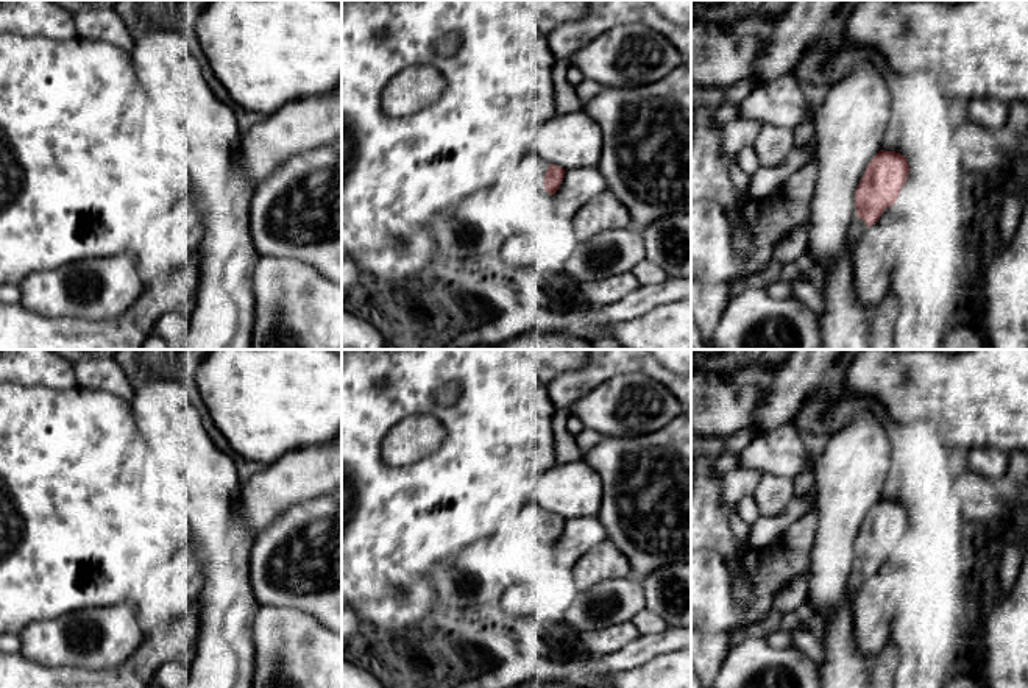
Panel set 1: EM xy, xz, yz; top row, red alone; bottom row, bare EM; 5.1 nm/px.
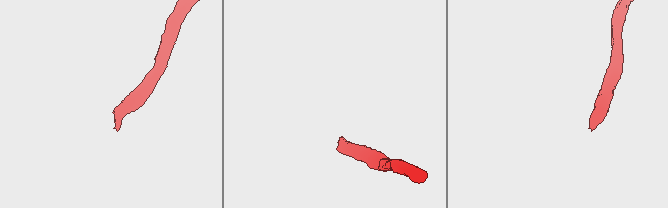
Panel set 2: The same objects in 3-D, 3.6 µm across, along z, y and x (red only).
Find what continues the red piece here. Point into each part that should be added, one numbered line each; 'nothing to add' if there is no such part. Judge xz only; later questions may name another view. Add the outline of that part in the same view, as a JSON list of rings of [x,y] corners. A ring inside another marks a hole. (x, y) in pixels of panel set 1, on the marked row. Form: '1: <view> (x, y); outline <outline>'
nothing to add

